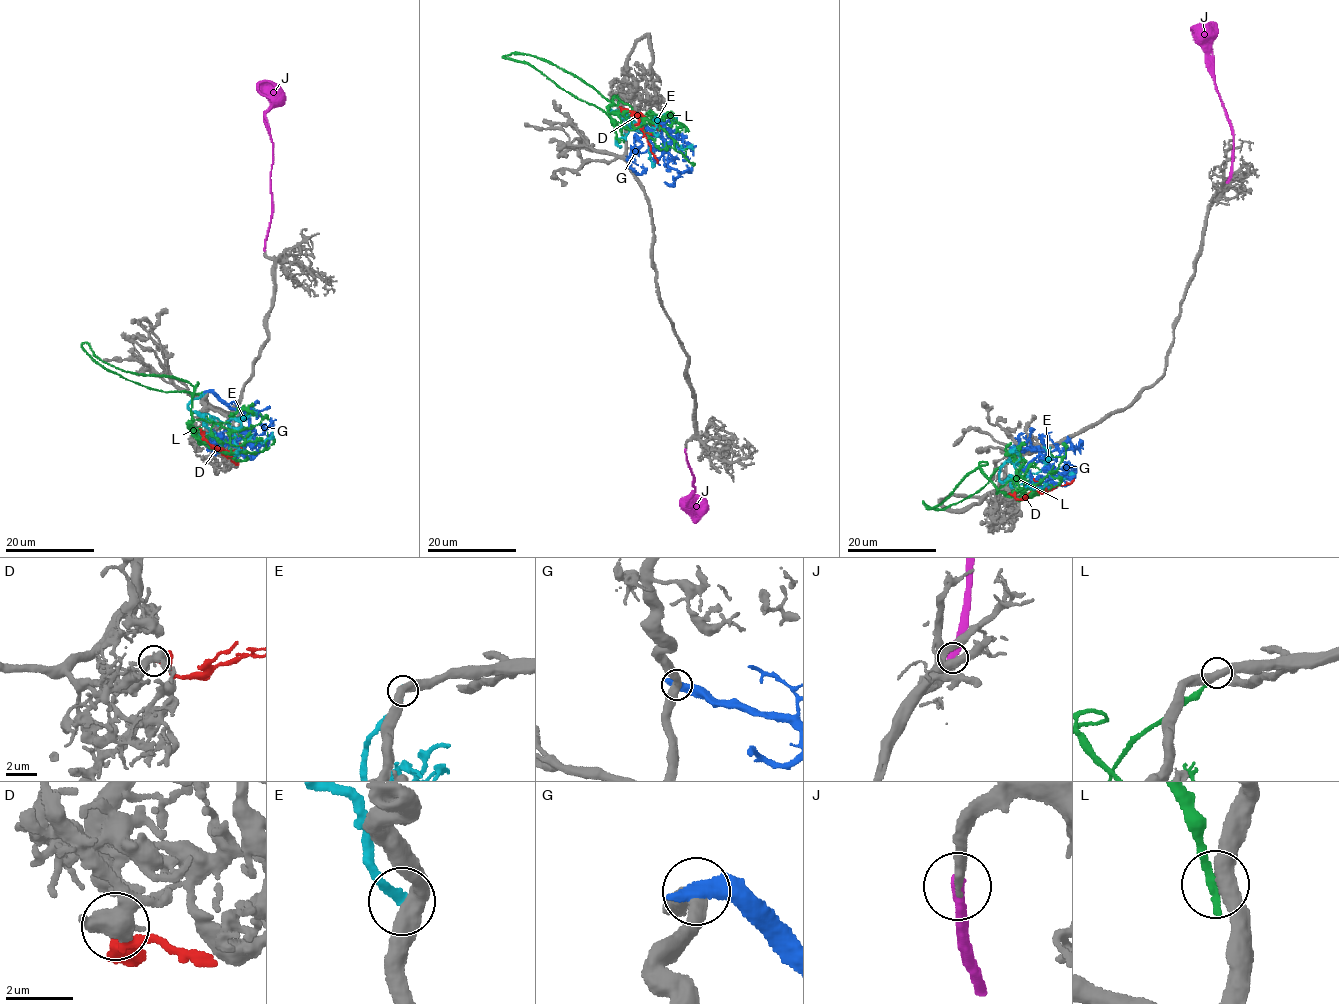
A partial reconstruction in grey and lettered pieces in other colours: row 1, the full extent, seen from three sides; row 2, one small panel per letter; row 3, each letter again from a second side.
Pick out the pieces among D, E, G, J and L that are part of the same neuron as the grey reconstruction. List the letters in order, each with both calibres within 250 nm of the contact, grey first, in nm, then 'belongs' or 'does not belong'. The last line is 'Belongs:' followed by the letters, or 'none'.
D: 280/340 nm | does not belong
E: 480/300 nm | does not belong
G: 440/550 nm | does not belong
J: 340/480 nm | belongs
L: 440/280 nm | does not belong
Belongs: J

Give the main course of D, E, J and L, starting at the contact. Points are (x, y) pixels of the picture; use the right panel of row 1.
D: (1010, 494), (1020, 500), (1070, 483), (1074, 478)
E: (1010, 454), (1000, 467), (1000, 480), (1010, 480), (1024, 468), (1038, 472), (1045, 457), (1052, 456), (1043, 446)
J: (1228, 182), (1232, 158), (1231, 125), (1200, 45), (1199, 27), (1190, 30)
L: (1019, 451), (983, 488), (924, 506), (981, 462), (1000, 492), (1039, 495), (1060, 461), (1045, 448)

